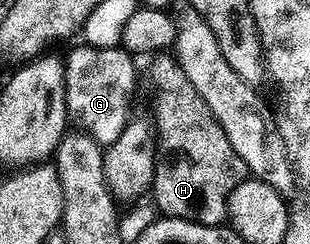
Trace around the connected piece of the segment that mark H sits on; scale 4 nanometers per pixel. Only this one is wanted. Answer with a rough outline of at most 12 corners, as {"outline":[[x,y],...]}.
{"outline":[[178,58],[151,61],[157,212],[226,221],[247,180]]}

